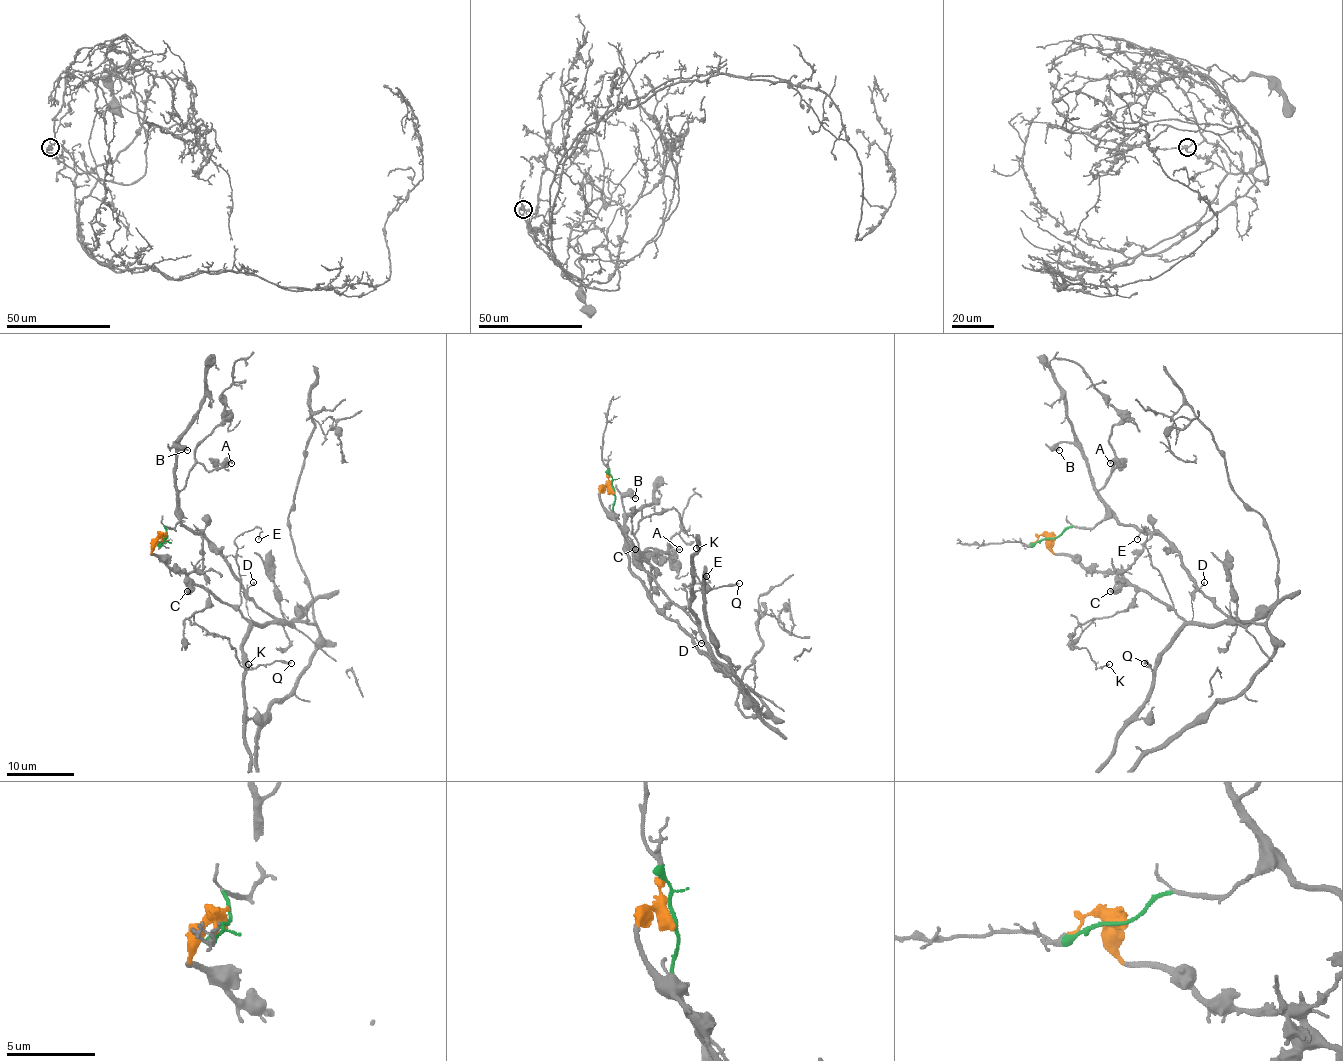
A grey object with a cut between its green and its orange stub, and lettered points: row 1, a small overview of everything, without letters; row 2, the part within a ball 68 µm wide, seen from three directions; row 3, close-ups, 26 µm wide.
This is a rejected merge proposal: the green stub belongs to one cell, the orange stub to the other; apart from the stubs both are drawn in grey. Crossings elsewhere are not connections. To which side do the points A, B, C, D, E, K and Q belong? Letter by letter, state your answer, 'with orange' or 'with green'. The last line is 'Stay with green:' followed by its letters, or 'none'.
A: with green
B: with green
C: with orange
D: with green
E: with orange
K: with orange
Q: with orange
Stay with green: A, B, D

